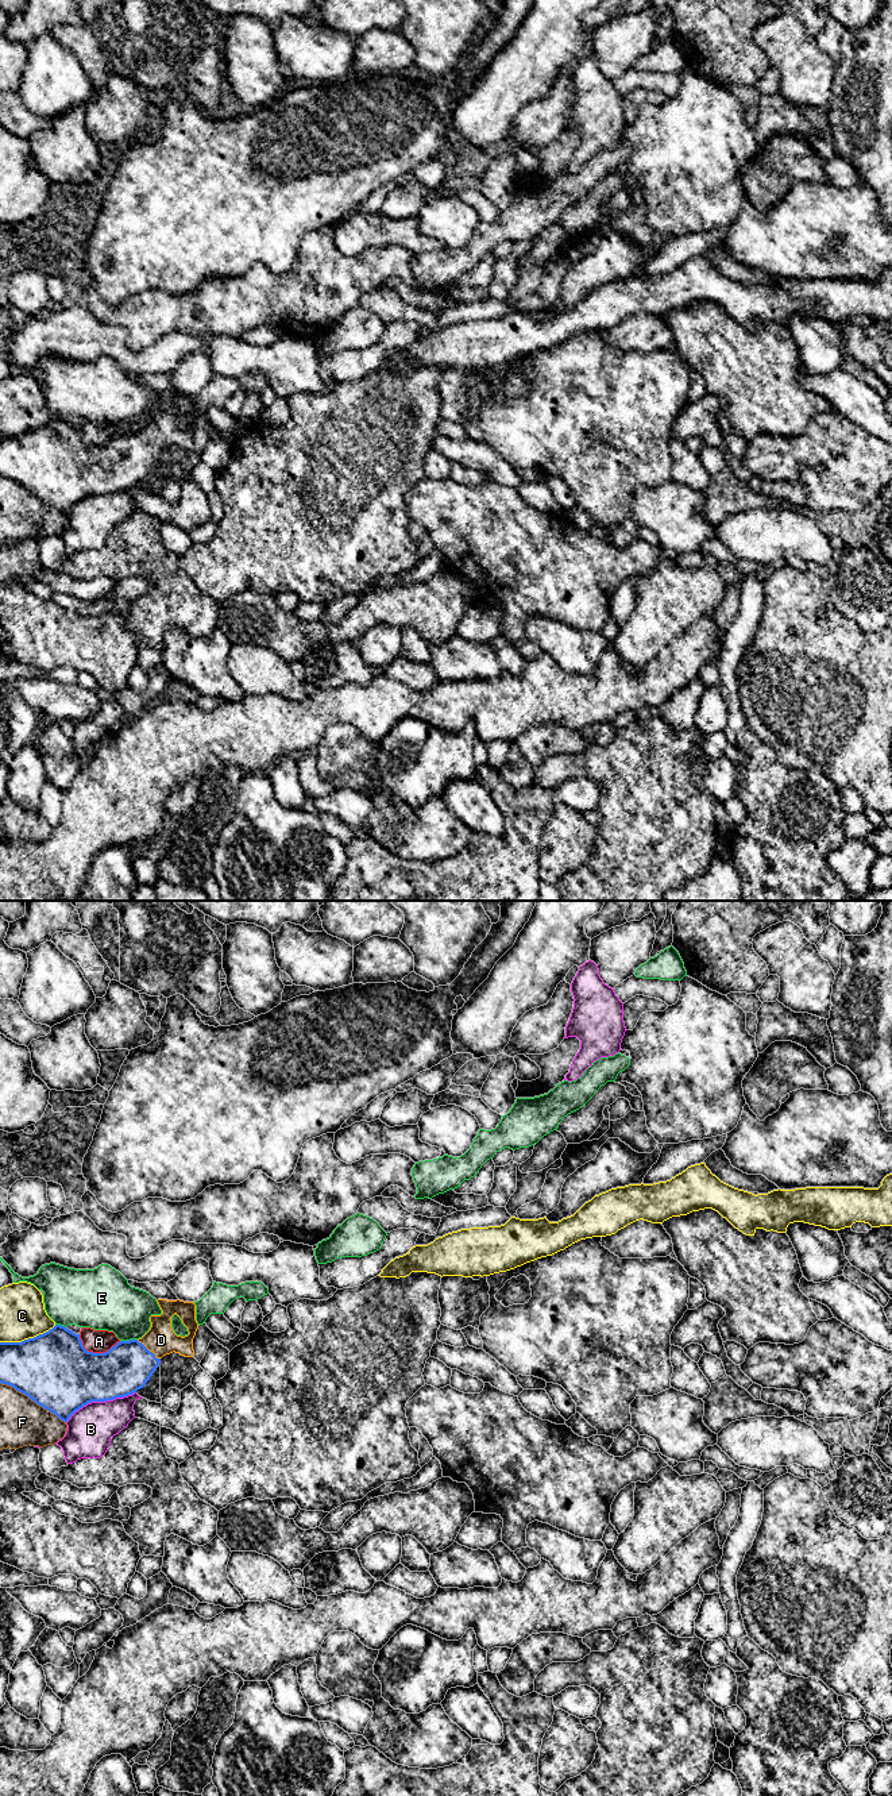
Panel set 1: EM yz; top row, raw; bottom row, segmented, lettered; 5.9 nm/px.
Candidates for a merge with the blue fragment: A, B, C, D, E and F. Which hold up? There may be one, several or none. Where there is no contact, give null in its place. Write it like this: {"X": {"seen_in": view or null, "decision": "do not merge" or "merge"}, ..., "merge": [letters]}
{"A": {"seen_in": "yz", "decision": "do not merge"}, "B": {"seen_in": "yz", "decision": "do not merge"}, "C": {"seen_in": "yz", "decision": "do not merge"}, "D": {"seen_in": "yz", "decision": "merge"}, "E": {"seen_in": "yz", "decision": "do not merge"}, "F": {"seen_in": "yz", "decision": "do not merge"}, "merge": ["D"]}

